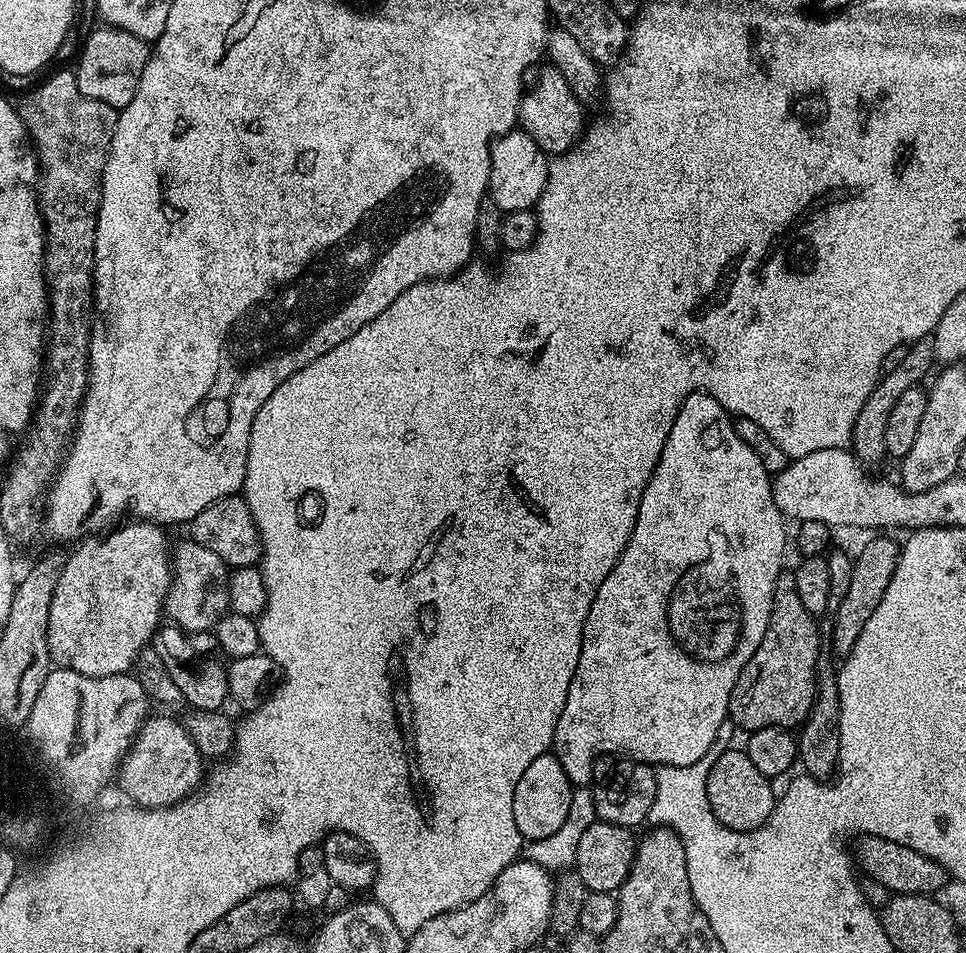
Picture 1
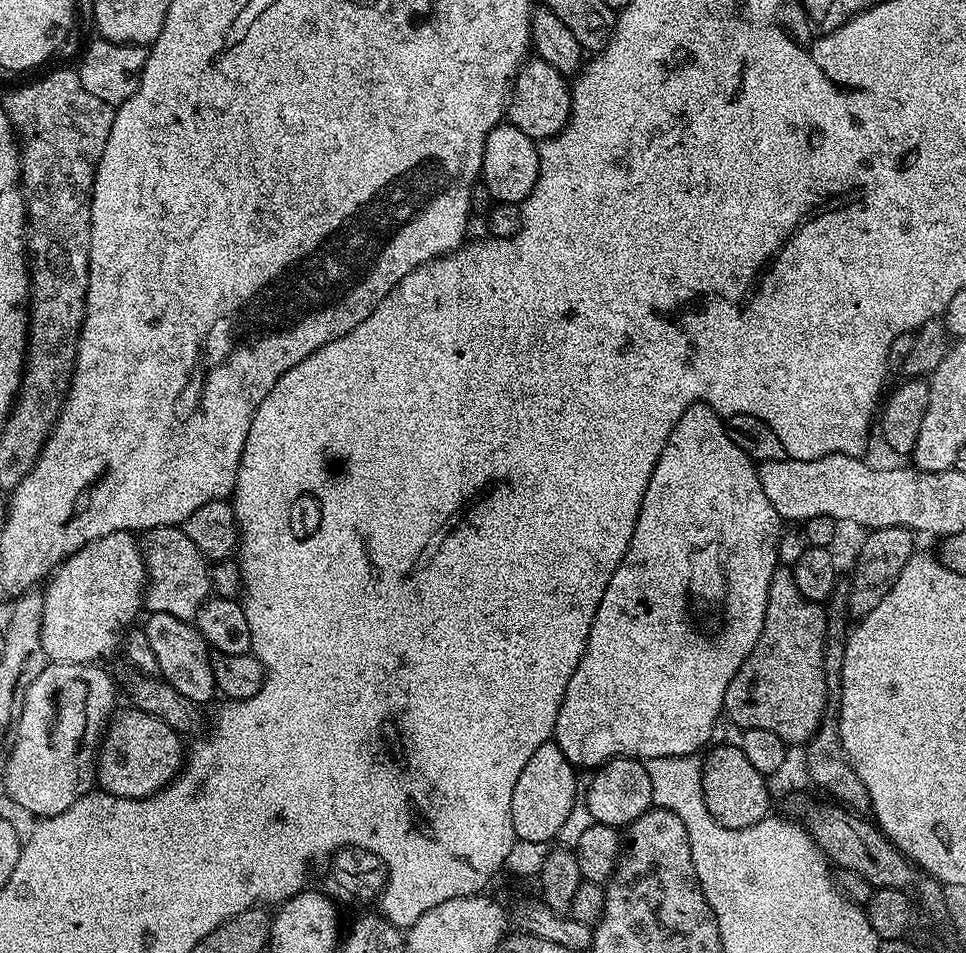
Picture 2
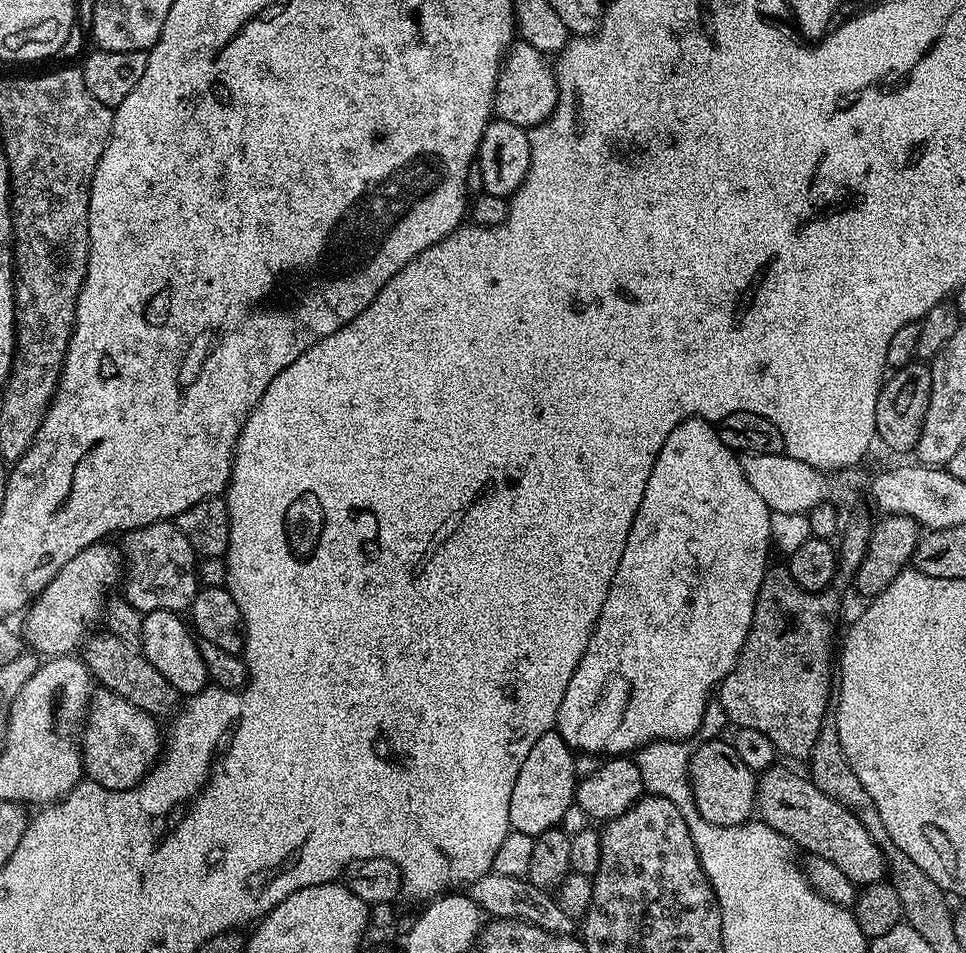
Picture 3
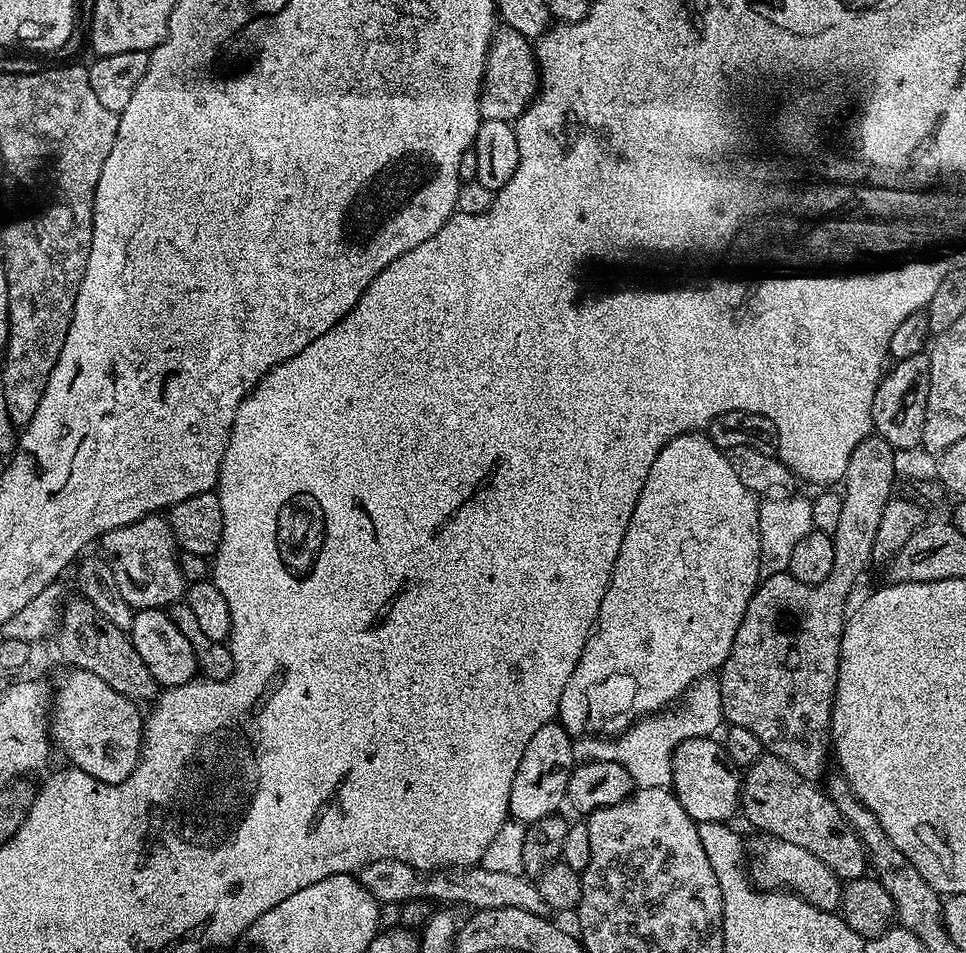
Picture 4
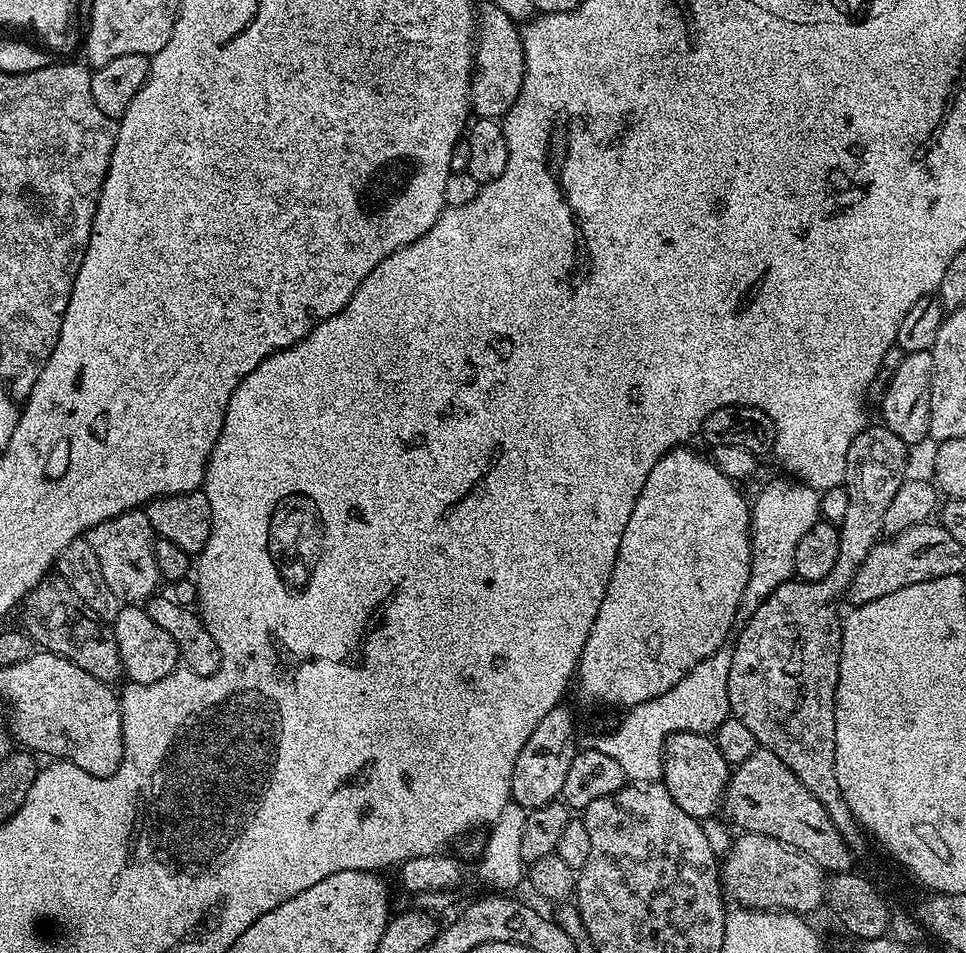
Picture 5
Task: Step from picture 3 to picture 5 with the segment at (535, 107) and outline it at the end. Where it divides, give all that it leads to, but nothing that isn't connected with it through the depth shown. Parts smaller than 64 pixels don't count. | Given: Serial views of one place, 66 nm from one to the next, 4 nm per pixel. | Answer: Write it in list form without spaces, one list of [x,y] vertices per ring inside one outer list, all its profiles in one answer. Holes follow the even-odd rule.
[[[490,2],[485,3],[484,12],[482,8],[482,35],[474,52],[475,67],[470,86],[470,108],[477,117],[496,120],[504,117],[510,106],[514,106],[524,77],[524,47],[520,33],[517,21],[512,20],[510,14],[498,10]]]

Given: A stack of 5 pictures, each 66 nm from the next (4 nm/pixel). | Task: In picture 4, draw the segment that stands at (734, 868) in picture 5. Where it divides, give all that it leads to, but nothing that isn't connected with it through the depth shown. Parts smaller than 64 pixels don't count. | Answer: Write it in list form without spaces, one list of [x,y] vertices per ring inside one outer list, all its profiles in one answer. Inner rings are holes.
[[[760,834],[755,838],[757,840],[750,844],[746,871],[757,889],[794,892],[822,912],[836,912],[840,908],[844,884],[836,877],[834,870],[822,862],[822,858],[810,854],[810,850],[802,850],[802,846],[794,846],[794,842],[780,840],[777,836]]]

